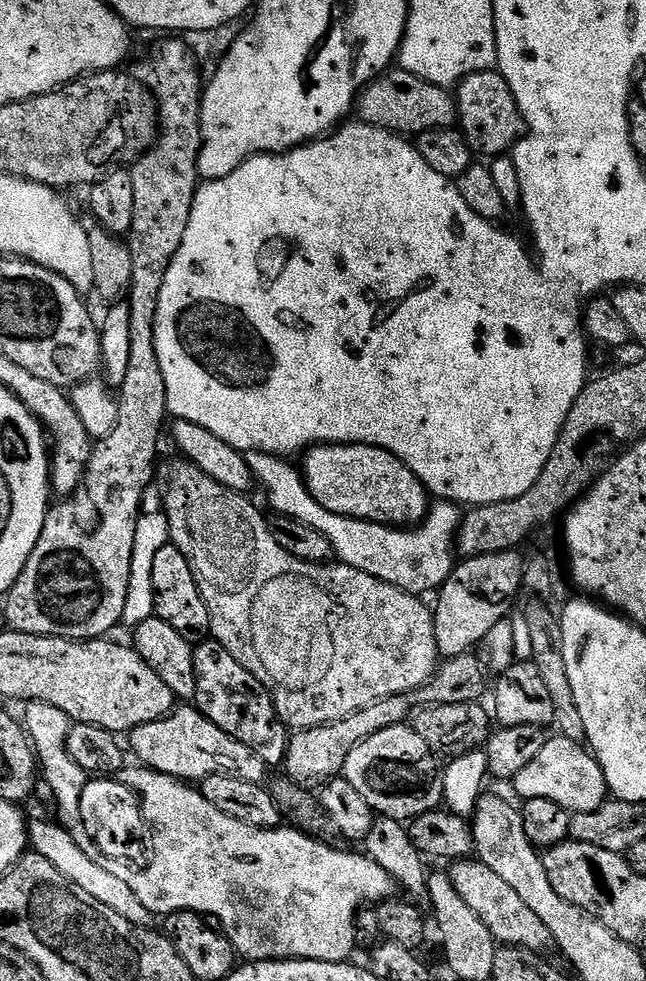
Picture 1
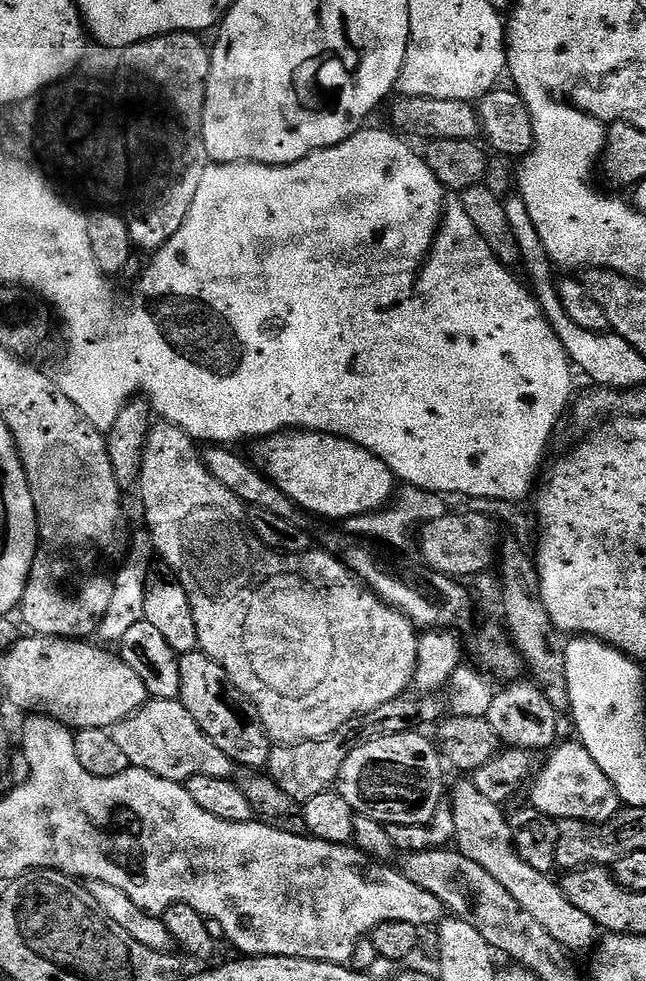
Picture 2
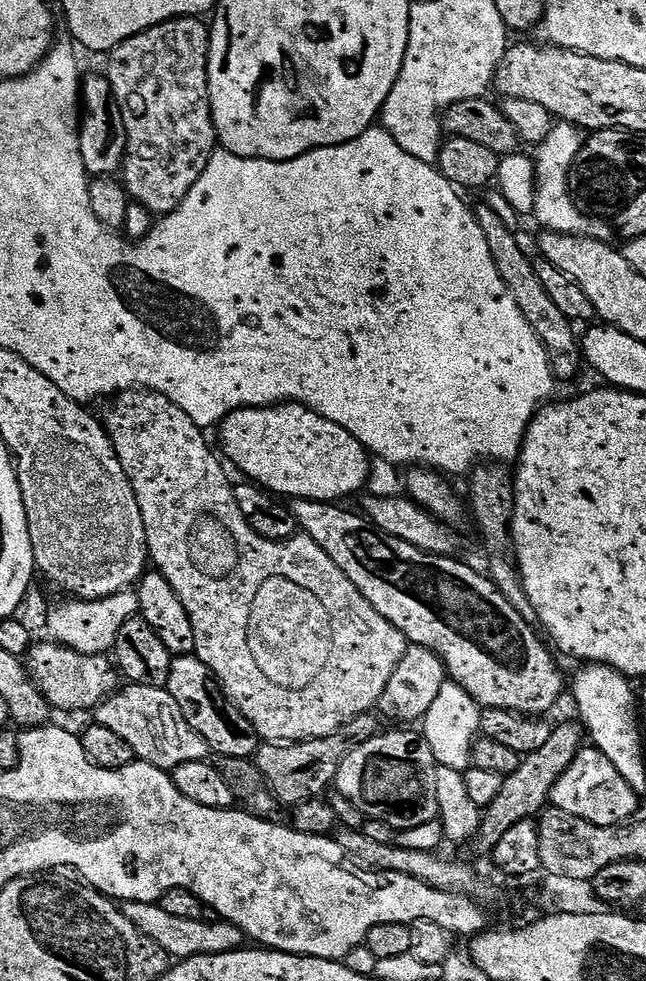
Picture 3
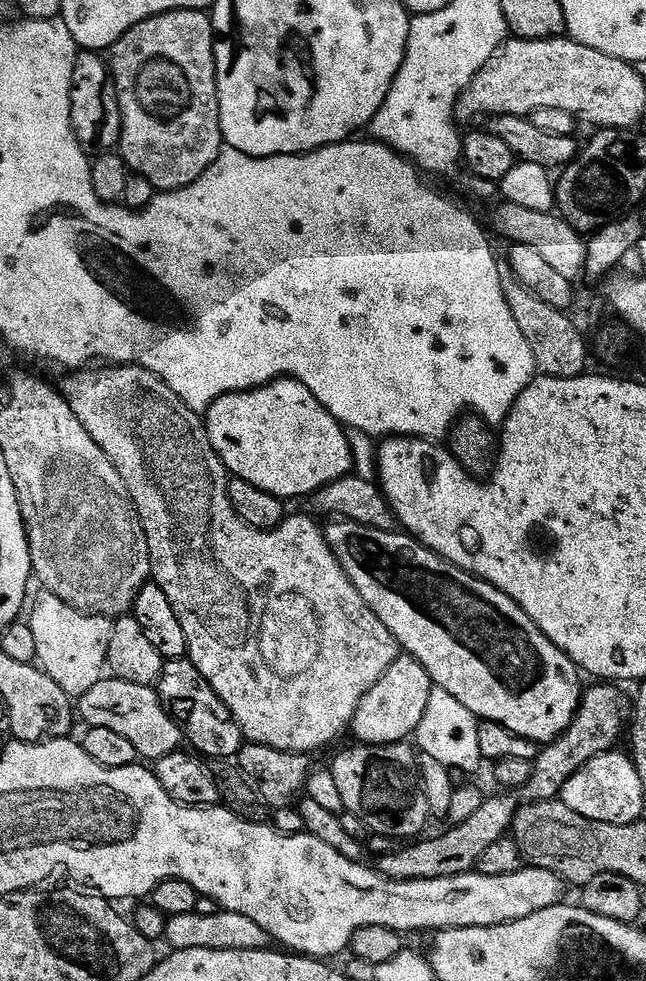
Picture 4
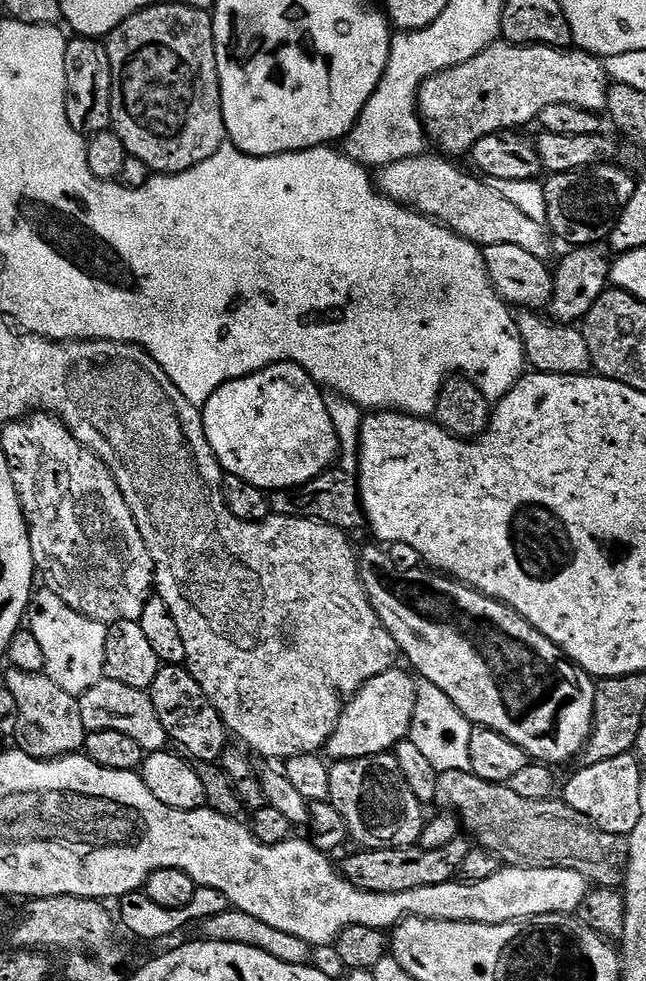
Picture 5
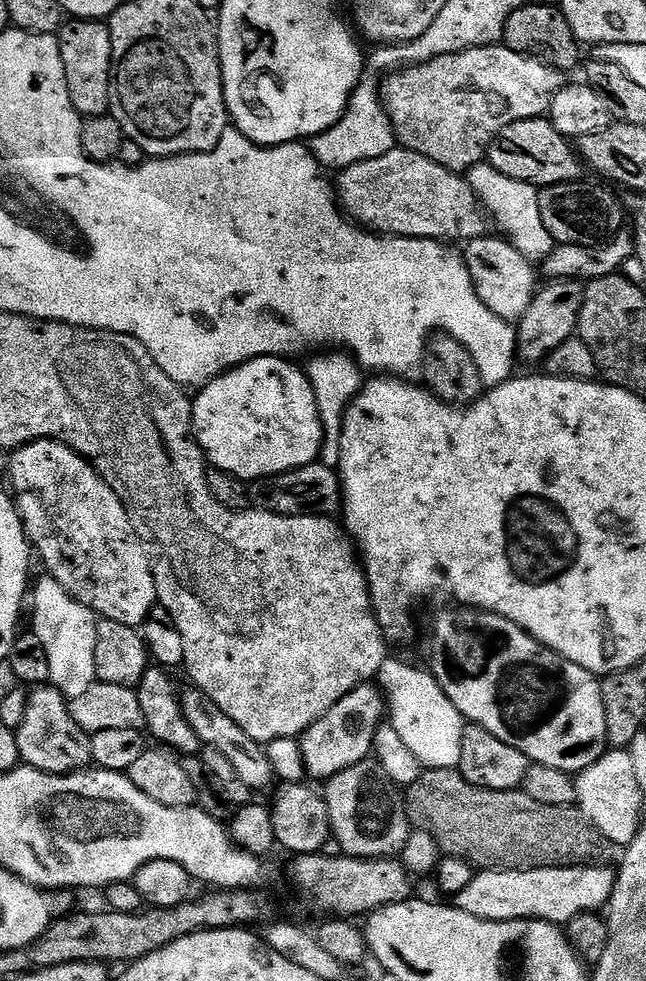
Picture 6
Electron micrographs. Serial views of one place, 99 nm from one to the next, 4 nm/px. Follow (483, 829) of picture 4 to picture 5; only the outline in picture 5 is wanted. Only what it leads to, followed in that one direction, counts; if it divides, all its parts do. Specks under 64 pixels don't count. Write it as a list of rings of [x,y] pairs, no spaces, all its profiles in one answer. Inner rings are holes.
[[[457,838],[438,846],[438,850],[426,850],[419,846],[411,848],[374,848],[356,850],[342,864],[344,877],[363,892],[378,894],[398,894],[399,891],[414,890],[418,887],[438,886],[451,881],[466,860],[470,844],[467,839]]]

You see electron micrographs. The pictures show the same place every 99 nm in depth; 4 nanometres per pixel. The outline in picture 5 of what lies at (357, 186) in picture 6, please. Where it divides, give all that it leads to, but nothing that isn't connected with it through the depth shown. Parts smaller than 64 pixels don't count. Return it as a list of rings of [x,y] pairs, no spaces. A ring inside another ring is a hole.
[[[401,155],[385,163],[381,167],[384,169],[381,170],[380,176],[378,172],[380,191],[389,196],[395,204],[412,208],[424,216],[431,216],[437,224],[443,224],[457,236],[466,238],[481,249],[490,246],[522,246],[522,250],[530,250],[534,258],[543,261],[549,259],[553,241],[545,225],[533,222],[526,214],[522,214],[522,210],[518,210],[514,202],[498,194],[498,190],[494,190],[487,179],[476,174],[467,176],[456,165],[459,163],[443,155],[435,155],[404,157]]]

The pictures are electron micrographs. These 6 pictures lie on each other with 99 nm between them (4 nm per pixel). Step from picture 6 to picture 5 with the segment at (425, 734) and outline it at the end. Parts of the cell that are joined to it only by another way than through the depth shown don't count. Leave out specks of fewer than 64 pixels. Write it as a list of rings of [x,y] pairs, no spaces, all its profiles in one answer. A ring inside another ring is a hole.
[[[420,680],[417,683],[416,705],[412,707],[410,739],[414,742],[414,746],[418,746],[418,750],[422,750],[422,754],[435,766],[437,773],[450,770],[471,772],[470,734],[473,727],[472,721],[467,720],[461,714],[458,706],[454,706],[454,702],[450,702],[450,698],[446,698],[446,694],[438,690],[438,686],[434,686],[429,680]]]

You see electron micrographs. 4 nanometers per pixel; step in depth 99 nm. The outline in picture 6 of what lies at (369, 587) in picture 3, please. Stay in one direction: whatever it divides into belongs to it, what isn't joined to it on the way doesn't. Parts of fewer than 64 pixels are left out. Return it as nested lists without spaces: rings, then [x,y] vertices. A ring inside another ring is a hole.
[[[444,606],[432,620],[424,640],[427,671],[454,702],[465,721],[482,726],[494,738],[522,750],[533,764],[550,766],[569,774],[585,772],[609,751],[606,710],[602,706],[600,680],[582,666],[562,658],[514,622],[478,608]]]

